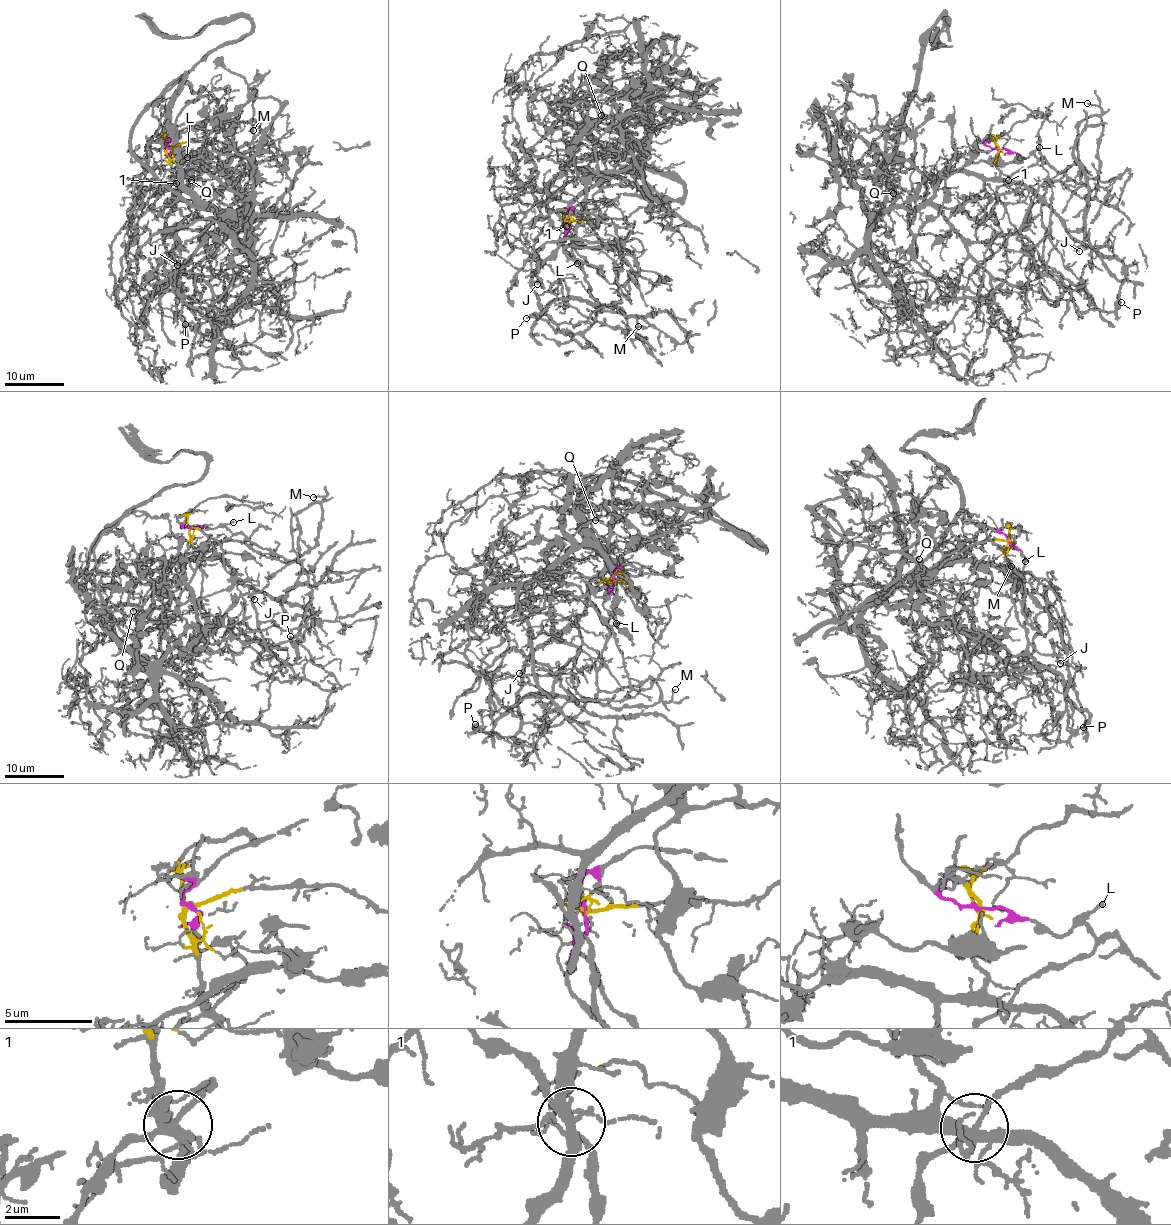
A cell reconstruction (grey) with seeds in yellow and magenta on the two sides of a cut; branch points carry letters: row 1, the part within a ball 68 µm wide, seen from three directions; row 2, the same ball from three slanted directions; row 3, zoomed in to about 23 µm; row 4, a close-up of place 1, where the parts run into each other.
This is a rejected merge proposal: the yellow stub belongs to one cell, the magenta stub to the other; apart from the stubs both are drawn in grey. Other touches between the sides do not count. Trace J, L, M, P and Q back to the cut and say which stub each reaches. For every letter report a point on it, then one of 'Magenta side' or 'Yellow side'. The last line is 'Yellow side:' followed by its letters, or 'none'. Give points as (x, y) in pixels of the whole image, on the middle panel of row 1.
J: Place: (537, 284). Yellow side
L: Place: (577, 263). Magenta side
M: Place: (638, 326). Magenta side
P: Place: (526, 318). Yellow side
Q: Place: (601, 115). Yellow side
Yellow side: J, P, Q

